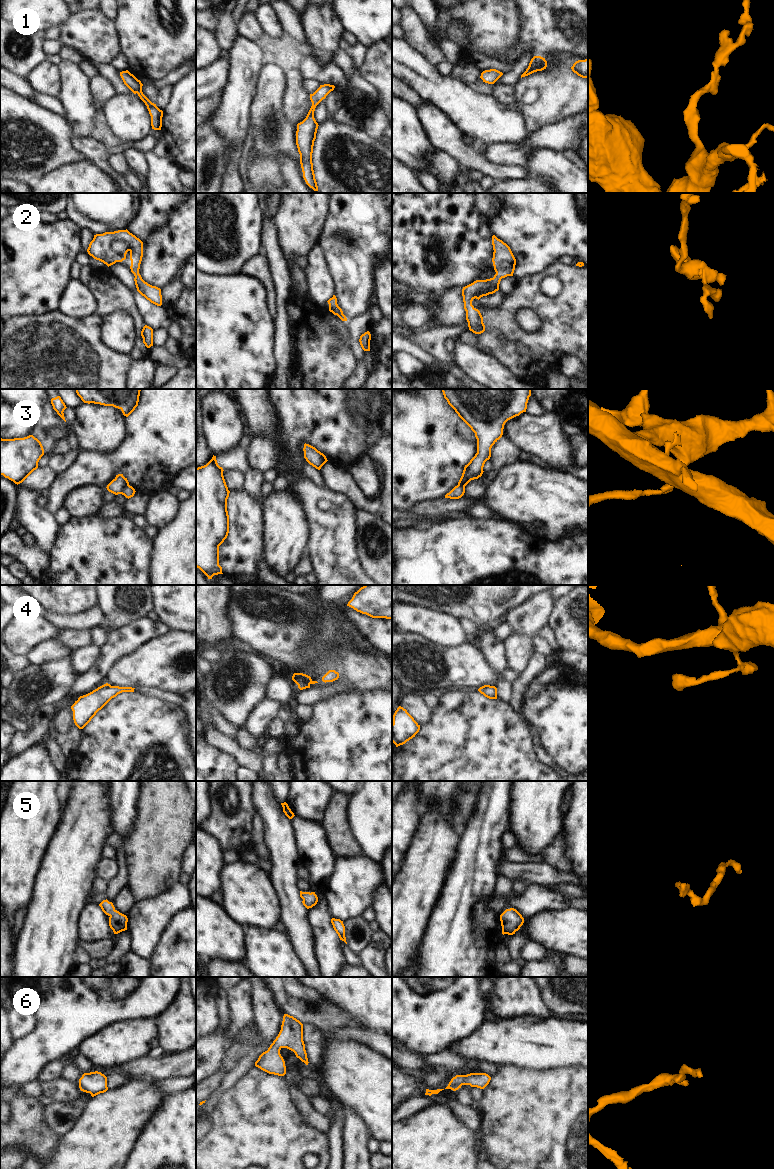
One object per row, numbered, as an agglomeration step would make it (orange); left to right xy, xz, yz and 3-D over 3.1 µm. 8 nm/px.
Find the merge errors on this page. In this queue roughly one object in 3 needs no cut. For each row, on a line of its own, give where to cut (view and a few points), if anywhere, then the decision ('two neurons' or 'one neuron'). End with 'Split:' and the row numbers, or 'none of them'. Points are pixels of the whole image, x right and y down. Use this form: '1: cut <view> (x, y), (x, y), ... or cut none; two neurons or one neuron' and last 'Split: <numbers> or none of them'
1: cut none; one neuron
2: cut none; one neuron
3: cut xy (128, 483), (120, 493); two neurons
4: cut none; one neuron
5: cut none; one neuron
6: cut none; one neuron
Split: 3

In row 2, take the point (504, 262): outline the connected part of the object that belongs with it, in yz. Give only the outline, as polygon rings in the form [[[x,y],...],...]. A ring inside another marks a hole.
[[[493,235],[492,245],[494,250],[492,262],[496,272],[494,277],[486,280],[476,280],[462,289],[468,327],[475,334],[483,333],[485,325],[480,311],[472,305],[472,301],[475,298],[479,300],[483,296],[498,291],[501,279],[513,276],[516,265],[516,259],[506,243]]]

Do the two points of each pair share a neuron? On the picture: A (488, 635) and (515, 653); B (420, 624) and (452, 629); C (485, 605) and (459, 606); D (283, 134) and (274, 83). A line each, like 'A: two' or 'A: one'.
A: two
B: one
C: one
D: one

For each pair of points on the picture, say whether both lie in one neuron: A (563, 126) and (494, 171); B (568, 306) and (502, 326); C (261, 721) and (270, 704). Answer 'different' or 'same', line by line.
A: different
B: same
C: same

